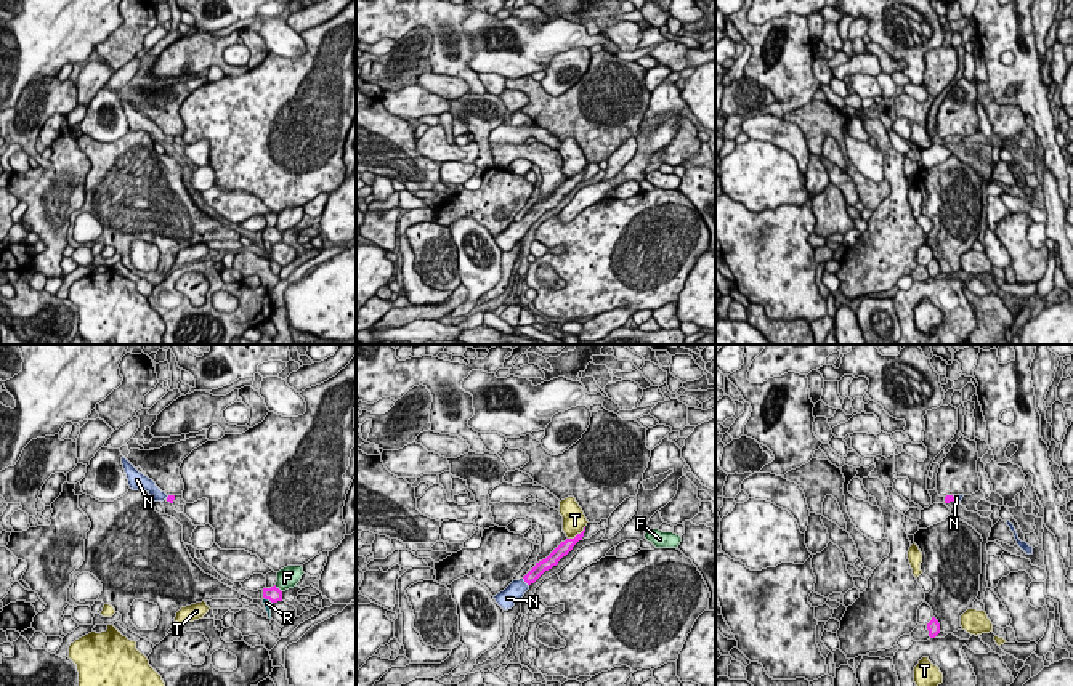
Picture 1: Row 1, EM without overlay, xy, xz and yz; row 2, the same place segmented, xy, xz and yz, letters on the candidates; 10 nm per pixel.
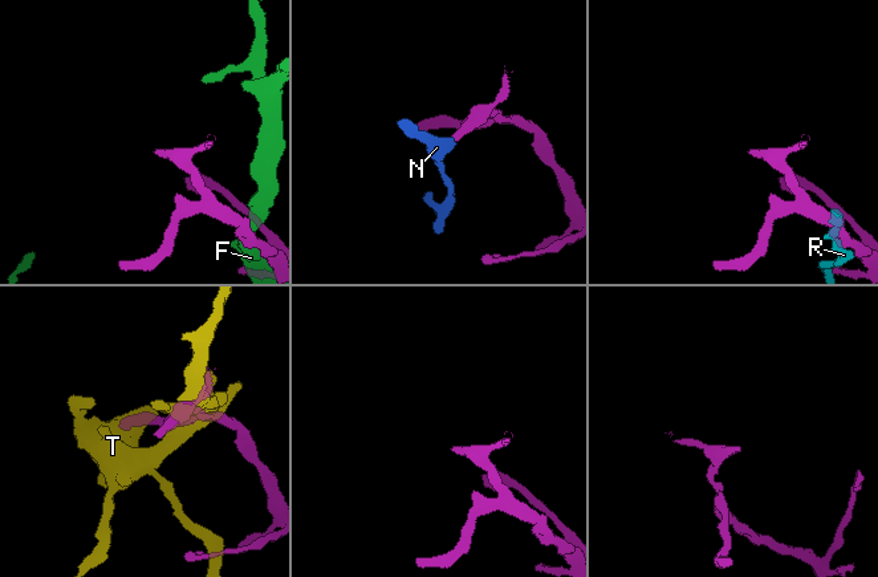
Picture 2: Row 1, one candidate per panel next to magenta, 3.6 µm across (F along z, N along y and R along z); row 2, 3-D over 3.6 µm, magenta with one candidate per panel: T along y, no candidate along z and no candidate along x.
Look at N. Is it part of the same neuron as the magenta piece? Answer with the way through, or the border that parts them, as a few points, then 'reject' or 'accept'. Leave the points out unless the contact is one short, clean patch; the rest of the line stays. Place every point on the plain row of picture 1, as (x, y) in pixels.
across xz (544, 205), (525, 221), (507, 239) | accept

